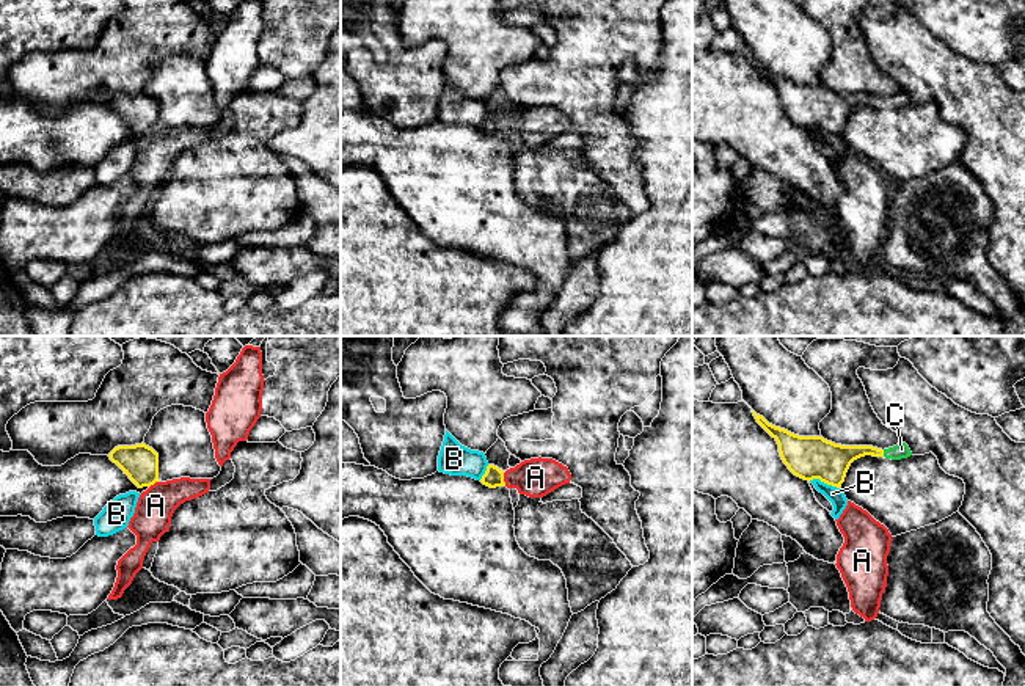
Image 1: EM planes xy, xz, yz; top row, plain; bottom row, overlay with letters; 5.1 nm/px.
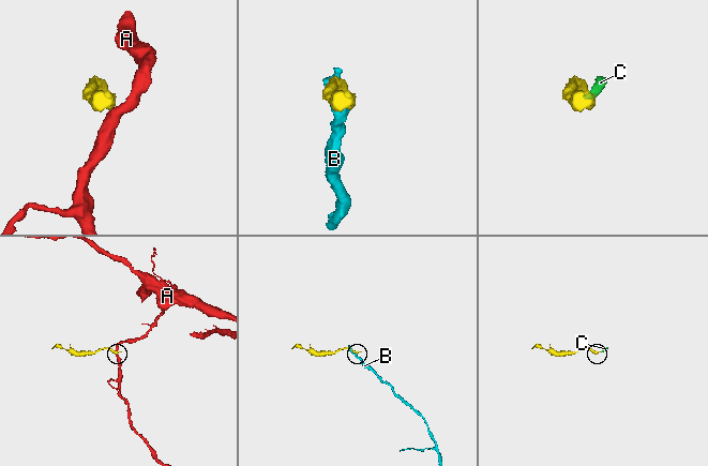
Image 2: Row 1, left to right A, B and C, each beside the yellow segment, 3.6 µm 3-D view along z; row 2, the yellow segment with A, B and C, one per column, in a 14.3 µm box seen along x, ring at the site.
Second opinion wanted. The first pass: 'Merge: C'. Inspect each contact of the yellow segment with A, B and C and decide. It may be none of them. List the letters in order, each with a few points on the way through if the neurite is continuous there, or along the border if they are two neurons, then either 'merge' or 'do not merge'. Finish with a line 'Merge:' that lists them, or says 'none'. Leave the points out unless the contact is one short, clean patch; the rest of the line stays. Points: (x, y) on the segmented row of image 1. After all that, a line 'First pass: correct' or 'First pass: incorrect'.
A: border xz (503, 473), (506, 485); do not merge
B: do not merge
C: way yz (834, 459), (857, 451), (882, 454), (901, 449); merge
Merge: C
First pass: correct

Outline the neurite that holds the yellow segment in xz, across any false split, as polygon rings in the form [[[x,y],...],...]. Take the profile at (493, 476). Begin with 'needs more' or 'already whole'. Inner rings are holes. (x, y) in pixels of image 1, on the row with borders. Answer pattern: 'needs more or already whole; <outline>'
already whole; [[[488,465],[485,474],[480,482],[490,488],[505,487],[504,473],[494,465]]]

